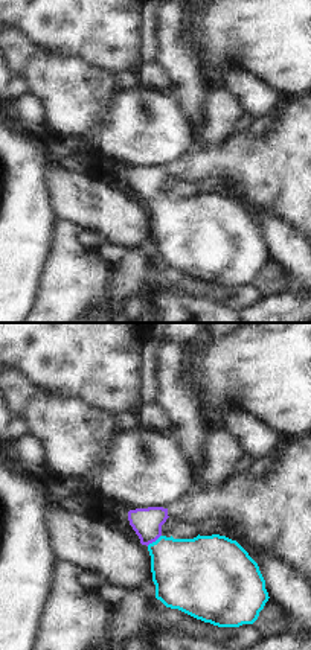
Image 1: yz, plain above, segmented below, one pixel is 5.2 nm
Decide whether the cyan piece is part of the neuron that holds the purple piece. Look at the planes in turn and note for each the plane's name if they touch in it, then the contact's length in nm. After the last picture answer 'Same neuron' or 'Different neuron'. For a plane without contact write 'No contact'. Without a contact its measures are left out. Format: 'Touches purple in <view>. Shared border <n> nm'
Touches purple in yz. Shared border 100 nm

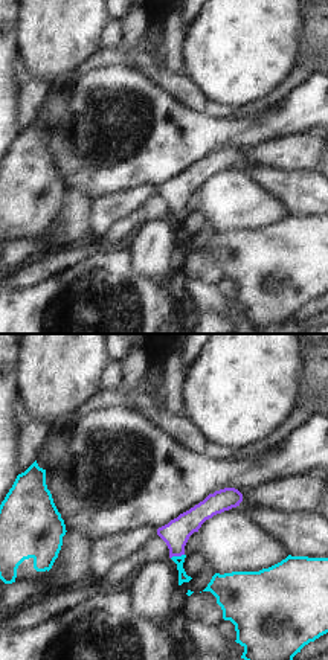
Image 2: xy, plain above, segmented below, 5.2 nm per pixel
Touches purple in xy. Shared border 80 nm

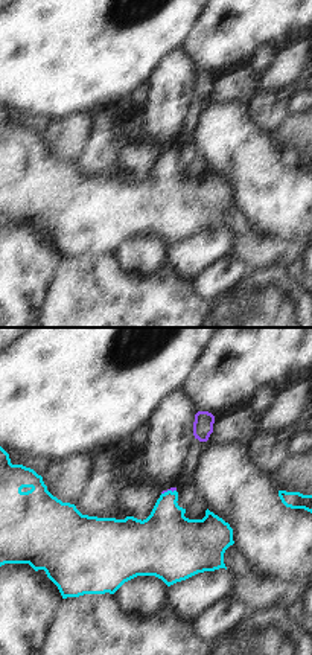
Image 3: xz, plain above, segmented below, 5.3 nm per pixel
Touches purple in xz. Shared border 80 nm

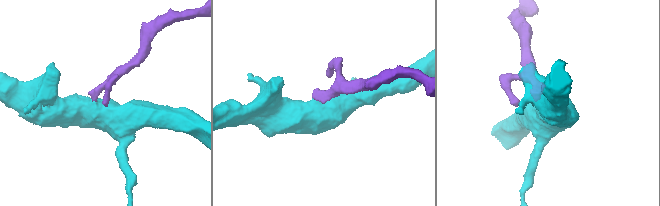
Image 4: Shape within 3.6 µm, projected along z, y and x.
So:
Same neuron

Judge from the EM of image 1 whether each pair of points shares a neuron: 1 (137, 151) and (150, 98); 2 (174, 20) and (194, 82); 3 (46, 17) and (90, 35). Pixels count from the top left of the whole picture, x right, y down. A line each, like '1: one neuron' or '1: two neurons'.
1: one neuron
2: one neuron
3: one neuron

